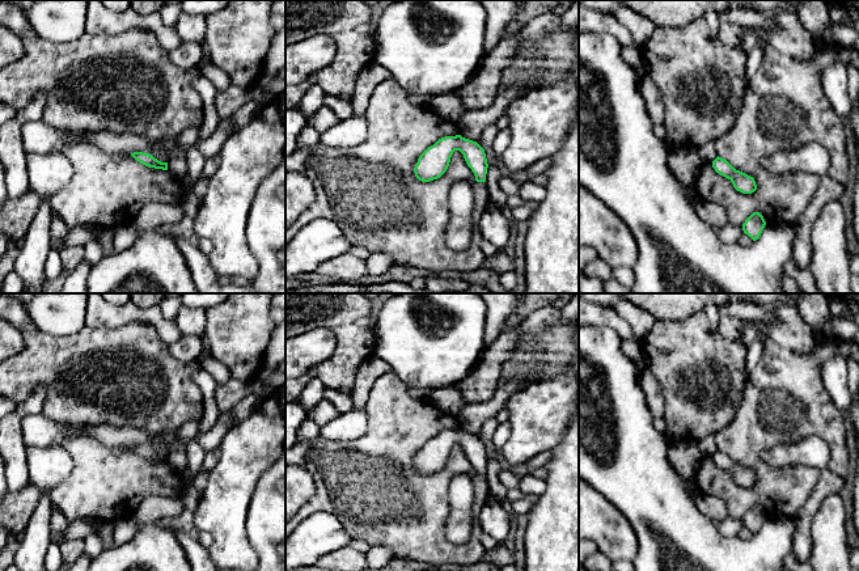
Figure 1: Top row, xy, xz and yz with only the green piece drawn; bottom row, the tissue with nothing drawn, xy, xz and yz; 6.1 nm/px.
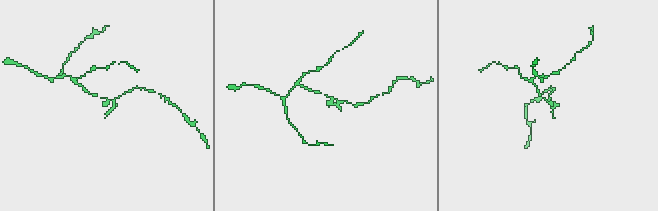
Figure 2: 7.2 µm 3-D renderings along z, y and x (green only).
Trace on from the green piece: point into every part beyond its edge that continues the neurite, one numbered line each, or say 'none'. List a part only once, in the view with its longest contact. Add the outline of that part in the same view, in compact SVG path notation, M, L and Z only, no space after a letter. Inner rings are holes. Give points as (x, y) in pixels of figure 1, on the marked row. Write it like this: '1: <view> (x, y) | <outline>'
none

